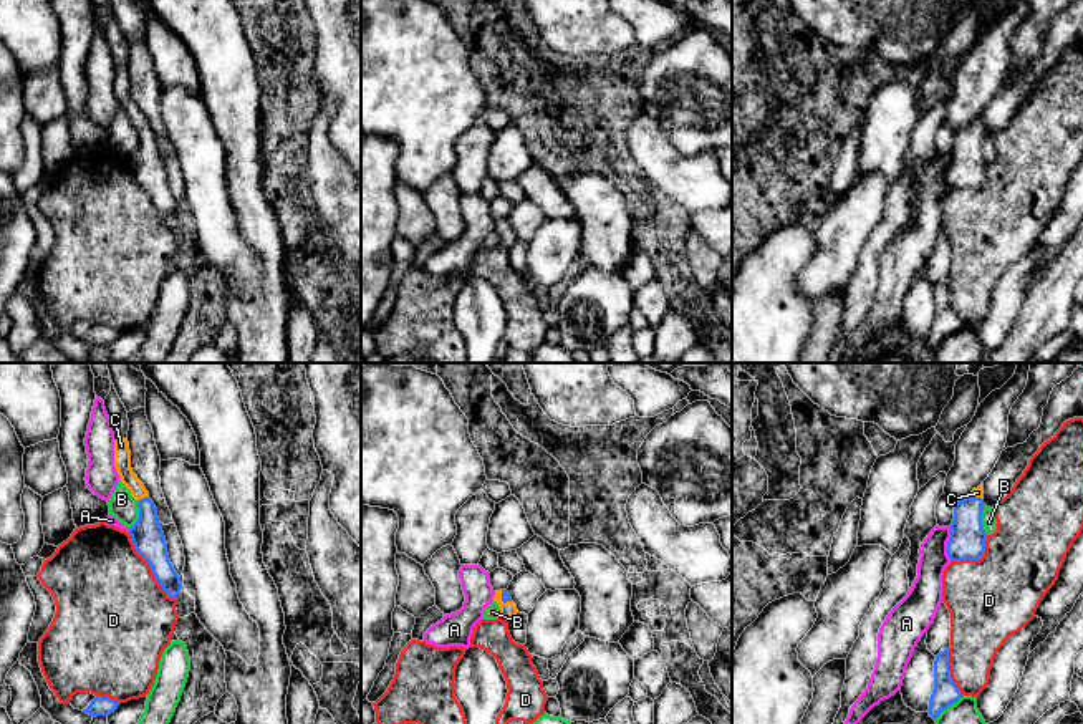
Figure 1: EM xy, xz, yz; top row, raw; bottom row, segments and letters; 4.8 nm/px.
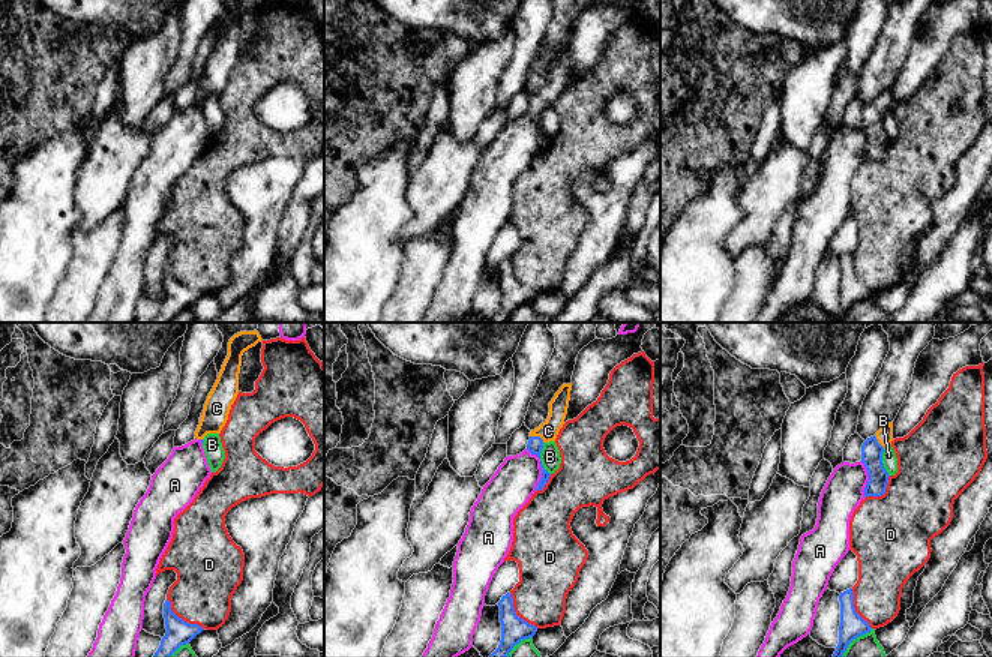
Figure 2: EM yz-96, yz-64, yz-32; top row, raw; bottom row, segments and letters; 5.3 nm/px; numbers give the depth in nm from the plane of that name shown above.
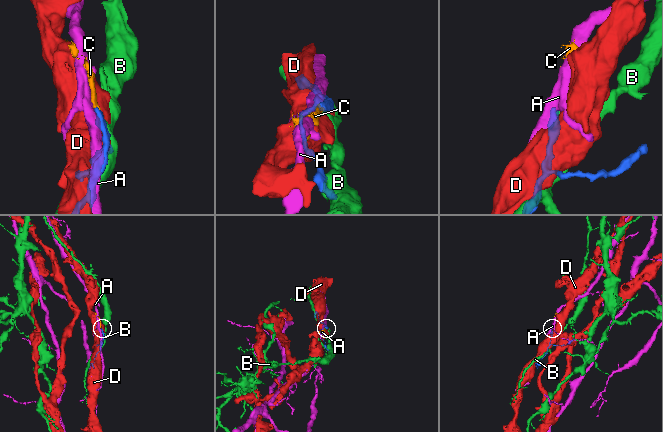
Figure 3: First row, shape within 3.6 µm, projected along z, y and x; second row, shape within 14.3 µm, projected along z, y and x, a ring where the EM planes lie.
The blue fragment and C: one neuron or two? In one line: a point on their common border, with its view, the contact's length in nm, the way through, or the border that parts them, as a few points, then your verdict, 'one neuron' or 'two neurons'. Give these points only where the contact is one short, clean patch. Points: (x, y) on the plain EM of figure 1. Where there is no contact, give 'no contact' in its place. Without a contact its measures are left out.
xy (144, 126) | 60 nm | across xy (146, 163), (144, 126), (128, 106), (121, 82) | one neuron

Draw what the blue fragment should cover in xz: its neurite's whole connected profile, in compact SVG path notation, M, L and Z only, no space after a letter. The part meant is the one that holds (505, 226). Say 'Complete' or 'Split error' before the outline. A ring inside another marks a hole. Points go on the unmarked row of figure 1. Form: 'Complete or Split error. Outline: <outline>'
Split error. Outline: M507 219L495 220L493 230L500 235L500 247L510 249L518 242L517 234L512 230Z

